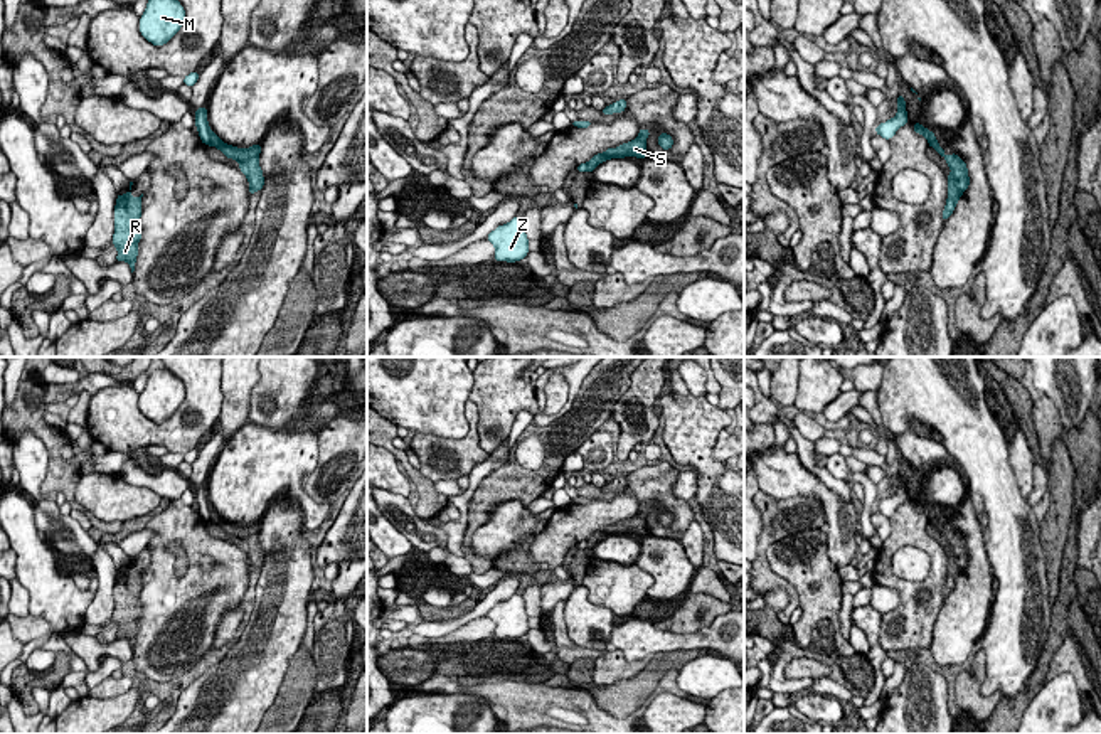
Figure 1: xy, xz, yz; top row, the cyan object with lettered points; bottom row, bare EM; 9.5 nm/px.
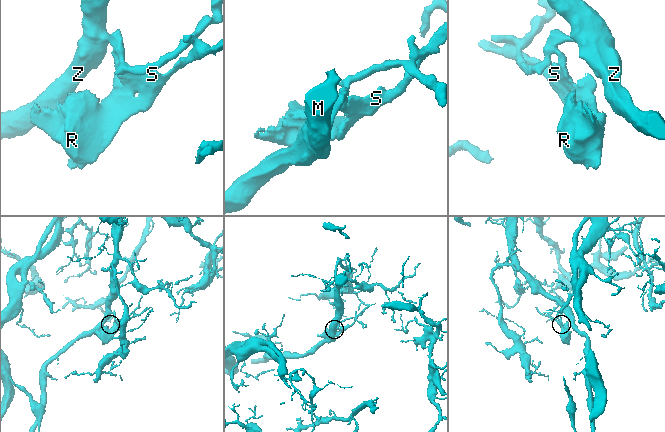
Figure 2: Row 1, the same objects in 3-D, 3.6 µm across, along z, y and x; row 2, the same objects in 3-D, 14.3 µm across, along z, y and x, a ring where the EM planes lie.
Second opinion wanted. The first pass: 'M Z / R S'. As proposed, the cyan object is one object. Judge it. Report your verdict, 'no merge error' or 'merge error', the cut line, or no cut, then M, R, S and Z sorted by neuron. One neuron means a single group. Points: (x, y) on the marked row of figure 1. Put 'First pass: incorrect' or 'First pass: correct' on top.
First pass: correct
merge error | xy (211, 132), (207, 143) | M Z / R S

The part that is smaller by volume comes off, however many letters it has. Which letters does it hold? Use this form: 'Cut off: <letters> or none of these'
Cut off: R, S

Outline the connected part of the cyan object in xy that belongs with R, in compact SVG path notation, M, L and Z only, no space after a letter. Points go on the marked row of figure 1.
M131 192L116 197L114 205L114 234L113 244L118 249L116 263L126 261L131 273L135 271L135 263L138 256L138 242L141 239L141 197L135 199Z

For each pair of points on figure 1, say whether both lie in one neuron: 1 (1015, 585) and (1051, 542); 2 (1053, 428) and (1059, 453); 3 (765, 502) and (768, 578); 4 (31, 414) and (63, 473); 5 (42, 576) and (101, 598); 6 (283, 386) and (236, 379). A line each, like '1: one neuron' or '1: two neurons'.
1: two neurons
2: two neurons
3: one neuron
4: one neuron
5: two neurons
6: two neurons

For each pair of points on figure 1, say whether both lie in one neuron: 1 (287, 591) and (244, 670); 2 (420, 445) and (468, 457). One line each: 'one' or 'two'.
1: one
2: one

